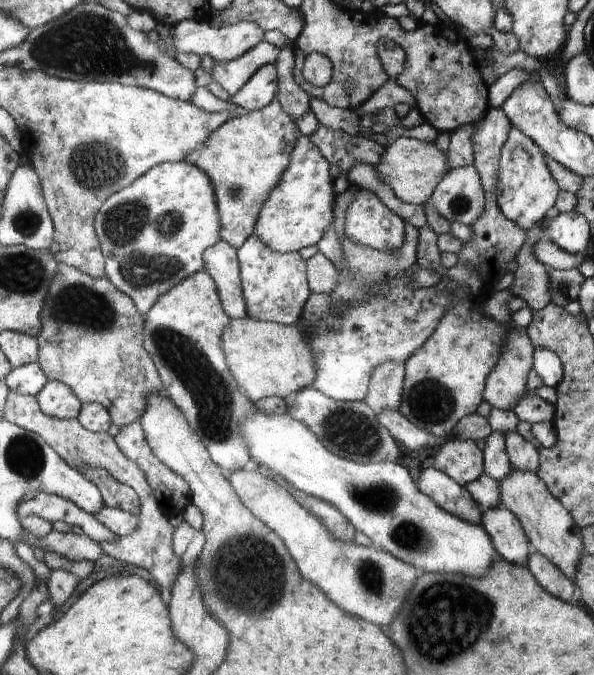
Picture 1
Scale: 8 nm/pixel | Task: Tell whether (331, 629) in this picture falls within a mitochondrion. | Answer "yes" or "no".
no

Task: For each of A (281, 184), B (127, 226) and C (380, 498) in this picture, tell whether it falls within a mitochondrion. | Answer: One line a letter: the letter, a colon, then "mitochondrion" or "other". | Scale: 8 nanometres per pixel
A: other
B: mitochondrion
C: mitochondrion

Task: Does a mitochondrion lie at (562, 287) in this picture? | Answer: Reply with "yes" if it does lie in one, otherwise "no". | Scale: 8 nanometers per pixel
yes

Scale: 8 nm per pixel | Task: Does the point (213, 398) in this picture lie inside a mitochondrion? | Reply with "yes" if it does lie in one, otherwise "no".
yes

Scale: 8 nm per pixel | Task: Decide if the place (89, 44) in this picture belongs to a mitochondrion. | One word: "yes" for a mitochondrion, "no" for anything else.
yes

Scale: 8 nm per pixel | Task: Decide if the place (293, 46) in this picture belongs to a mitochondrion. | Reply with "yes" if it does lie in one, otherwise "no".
no

